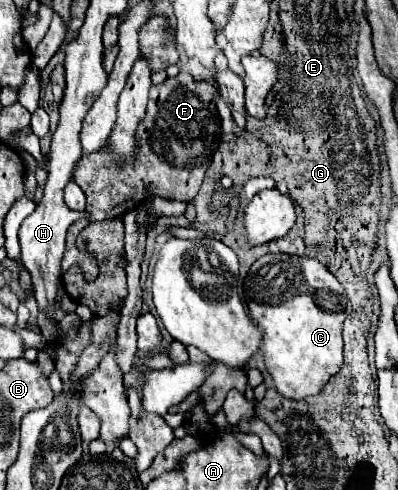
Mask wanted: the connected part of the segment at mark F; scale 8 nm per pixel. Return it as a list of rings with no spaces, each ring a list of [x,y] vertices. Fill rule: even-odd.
[[[188,73],[168,77],[162,85],[152,87],[146,117],[138,125],[138,153],[122,169],[118,181],[106,181],[106,161],[102,161],[100,151],[80,159],[80,187],[86,193],[86,211],[94,221],[120,217],[134,207],[138,209],[142,199],[152,193],[164,199],[192,201],[218,151],[220,137],[222,121],[214,105],[214,87],[206,81],[196,81]]]

